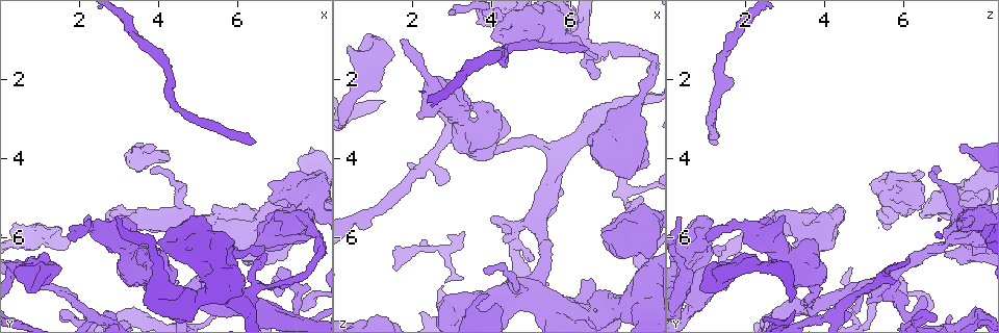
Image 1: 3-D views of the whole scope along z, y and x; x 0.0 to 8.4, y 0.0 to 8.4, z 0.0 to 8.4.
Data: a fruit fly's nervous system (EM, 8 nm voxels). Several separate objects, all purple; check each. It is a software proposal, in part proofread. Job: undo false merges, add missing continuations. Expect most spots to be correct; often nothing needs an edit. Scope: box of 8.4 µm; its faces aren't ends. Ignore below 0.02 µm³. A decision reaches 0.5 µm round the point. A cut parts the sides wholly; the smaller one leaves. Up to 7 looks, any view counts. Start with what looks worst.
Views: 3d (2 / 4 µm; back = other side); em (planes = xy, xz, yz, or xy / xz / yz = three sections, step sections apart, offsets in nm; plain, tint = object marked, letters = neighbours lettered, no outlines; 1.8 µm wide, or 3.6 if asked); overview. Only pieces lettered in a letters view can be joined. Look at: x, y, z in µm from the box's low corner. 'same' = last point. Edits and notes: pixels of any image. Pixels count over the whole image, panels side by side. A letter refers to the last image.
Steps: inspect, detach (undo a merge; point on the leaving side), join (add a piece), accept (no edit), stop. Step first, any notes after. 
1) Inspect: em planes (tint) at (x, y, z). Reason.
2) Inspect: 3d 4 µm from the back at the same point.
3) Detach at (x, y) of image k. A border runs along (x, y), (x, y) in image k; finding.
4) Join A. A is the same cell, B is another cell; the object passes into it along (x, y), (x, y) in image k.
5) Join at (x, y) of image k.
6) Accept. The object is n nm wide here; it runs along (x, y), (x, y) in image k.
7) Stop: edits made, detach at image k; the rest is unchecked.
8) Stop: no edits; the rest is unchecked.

Inspect: em xy step 8 (tint) at (6.30, 3.60, 1.30). Long arm stops here.

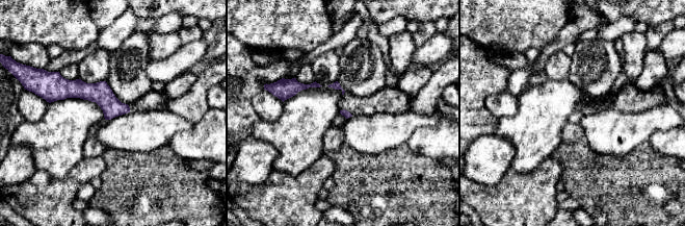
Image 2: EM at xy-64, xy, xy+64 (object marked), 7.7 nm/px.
Inspect: em planes (letters) at the same point. Cut it another way.

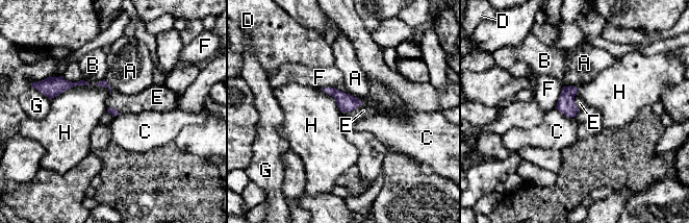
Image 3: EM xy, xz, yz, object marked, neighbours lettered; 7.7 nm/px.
Join E. The longest contact is with H, 340 nm; E is the same cell, A, B, C, D, F, G and H are other cells; the object passes into it along (565, 104), (573, 101), (580, 103) in image 3; it goes on there.

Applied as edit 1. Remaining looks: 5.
Inspect: em 3.6 µm xy step 8 (tint) at (6.80, 4.60, 5.85). Thick end.

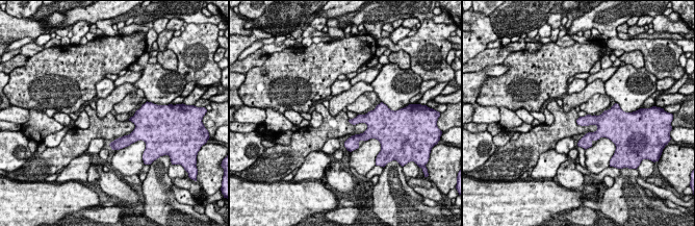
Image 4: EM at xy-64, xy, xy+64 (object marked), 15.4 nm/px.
Inspect: em 3.6 µm planes (letters) at the same point.

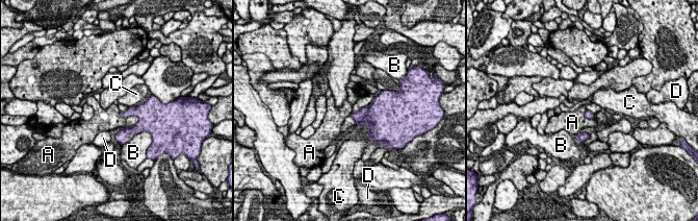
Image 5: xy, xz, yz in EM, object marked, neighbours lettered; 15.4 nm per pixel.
Accept. A, B, C and D are other cells; no lettered piece goes on from it.

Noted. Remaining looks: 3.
Inspect: em planes (letters) at (7.00, 7.50, 6.00). An open end.

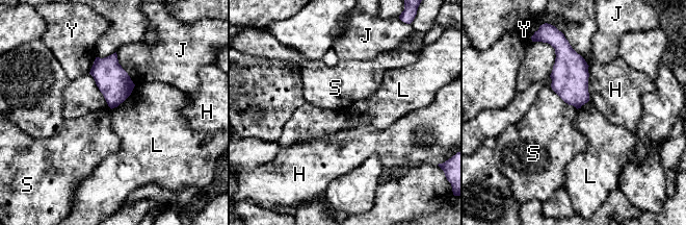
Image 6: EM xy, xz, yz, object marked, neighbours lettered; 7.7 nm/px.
Accept. The object is 220 nm wide here; the longest contact is with J, 300 nm; H, J, L, S and Y are other cells; no lettered piece goes on from it.

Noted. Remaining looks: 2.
Stop: edits made, join at image 3; the rest is unchecked.

